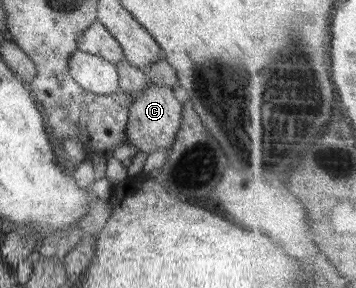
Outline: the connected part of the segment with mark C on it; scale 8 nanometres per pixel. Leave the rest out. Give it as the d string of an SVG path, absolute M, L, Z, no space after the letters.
M150 85L140 91L138 97L128 105L126 119L126 141L138 151L149 154L157 149L169 149L180 126L182 104L173 96L172 90L164 85Z

